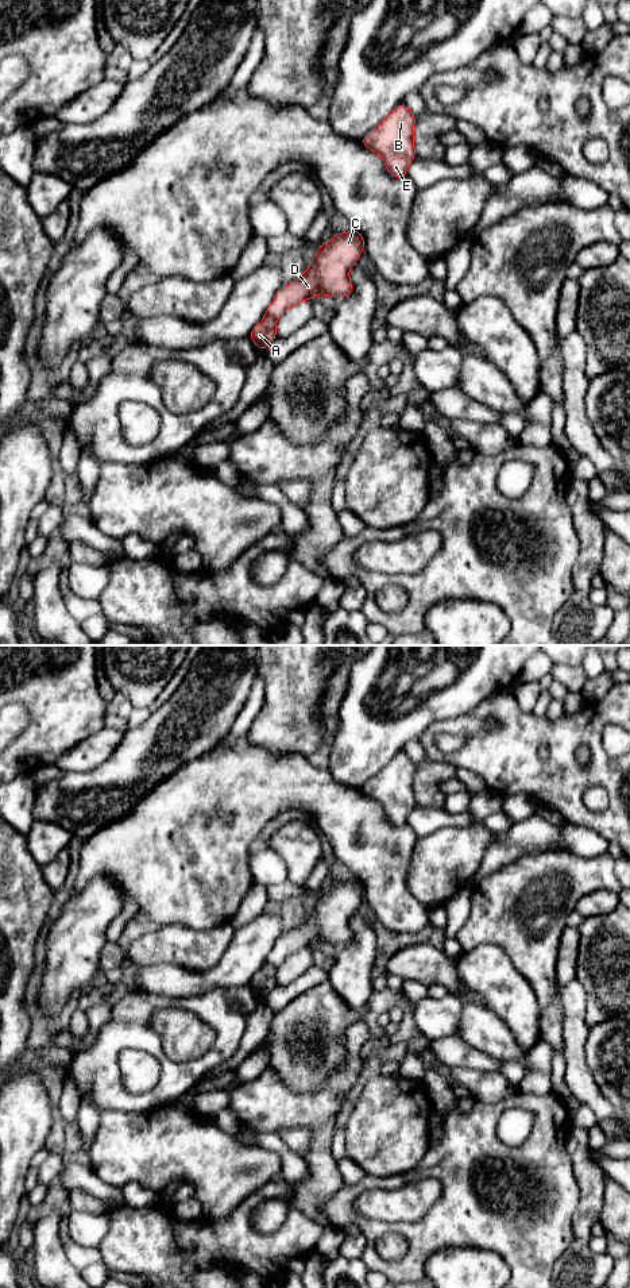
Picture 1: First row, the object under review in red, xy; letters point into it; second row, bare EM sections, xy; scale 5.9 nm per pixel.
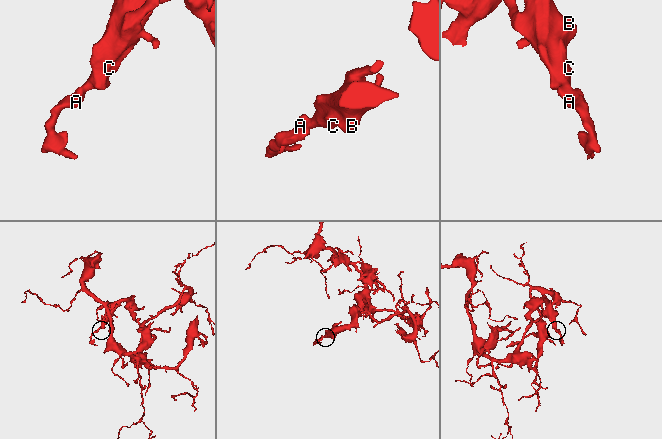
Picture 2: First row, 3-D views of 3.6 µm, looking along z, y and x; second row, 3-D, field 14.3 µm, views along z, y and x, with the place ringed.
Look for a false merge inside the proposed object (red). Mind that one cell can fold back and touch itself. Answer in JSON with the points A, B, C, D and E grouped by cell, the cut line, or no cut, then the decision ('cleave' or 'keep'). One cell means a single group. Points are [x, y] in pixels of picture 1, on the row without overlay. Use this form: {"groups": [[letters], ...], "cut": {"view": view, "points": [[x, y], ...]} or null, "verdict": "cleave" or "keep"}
{"groups": [["A"], ["B", "C", "D", "E"]], "cut": {"view": "xy", "points": [[266, 961], [275, 967]]}, "verdict": "cleave"}

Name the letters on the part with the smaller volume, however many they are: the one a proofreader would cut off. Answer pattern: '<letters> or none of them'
A

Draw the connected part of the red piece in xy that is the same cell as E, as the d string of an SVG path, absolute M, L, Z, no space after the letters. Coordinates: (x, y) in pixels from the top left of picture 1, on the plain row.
M401 751L360 787L364 795L382 805L386 818L394 826L406 825L407 814L417 805L414 772L416 763Z

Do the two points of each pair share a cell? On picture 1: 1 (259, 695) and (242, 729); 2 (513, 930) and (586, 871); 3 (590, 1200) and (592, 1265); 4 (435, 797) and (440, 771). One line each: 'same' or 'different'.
1: same
2: same
3: same
4: same

